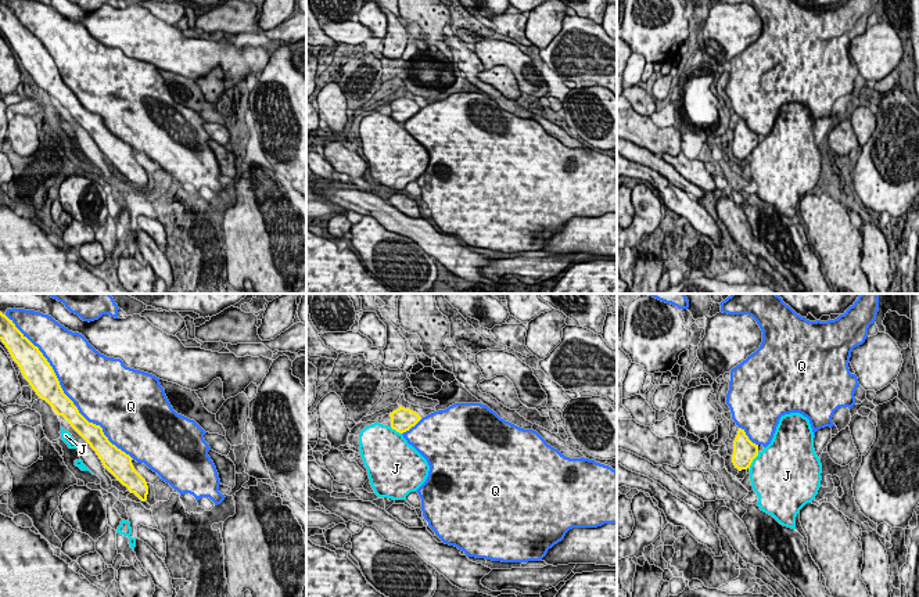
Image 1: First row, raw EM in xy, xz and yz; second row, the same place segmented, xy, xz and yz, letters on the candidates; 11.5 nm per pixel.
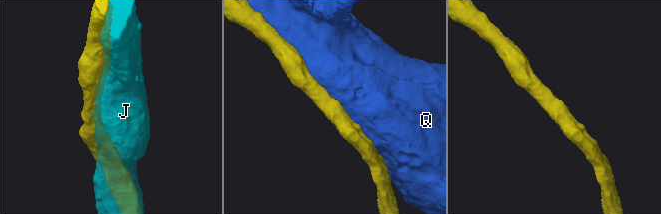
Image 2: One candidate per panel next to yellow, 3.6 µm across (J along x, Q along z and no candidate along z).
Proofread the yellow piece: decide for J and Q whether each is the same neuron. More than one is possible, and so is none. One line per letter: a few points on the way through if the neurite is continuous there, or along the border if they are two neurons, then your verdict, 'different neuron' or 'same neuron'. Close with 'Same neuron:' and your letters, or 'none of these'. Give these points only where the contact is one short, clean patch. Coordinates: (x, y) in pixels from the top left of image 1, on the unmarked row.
J: same neuron
Q: different neuron
Same neuron: J

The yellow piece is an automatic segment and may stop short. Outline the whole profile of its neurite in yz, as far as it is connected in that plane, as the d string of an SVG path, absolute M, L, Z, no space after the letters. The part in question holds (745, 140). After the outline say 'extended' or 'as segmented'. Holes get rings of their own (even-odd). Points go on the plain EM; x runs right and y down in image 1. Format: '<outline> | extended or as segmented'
M800 103L780 107L771 133L758 140L744 119L733 130L732 152L750 159L757 195L780 215L796 219L796 206L821 177L822 154L814 139L809 109Z | extended

